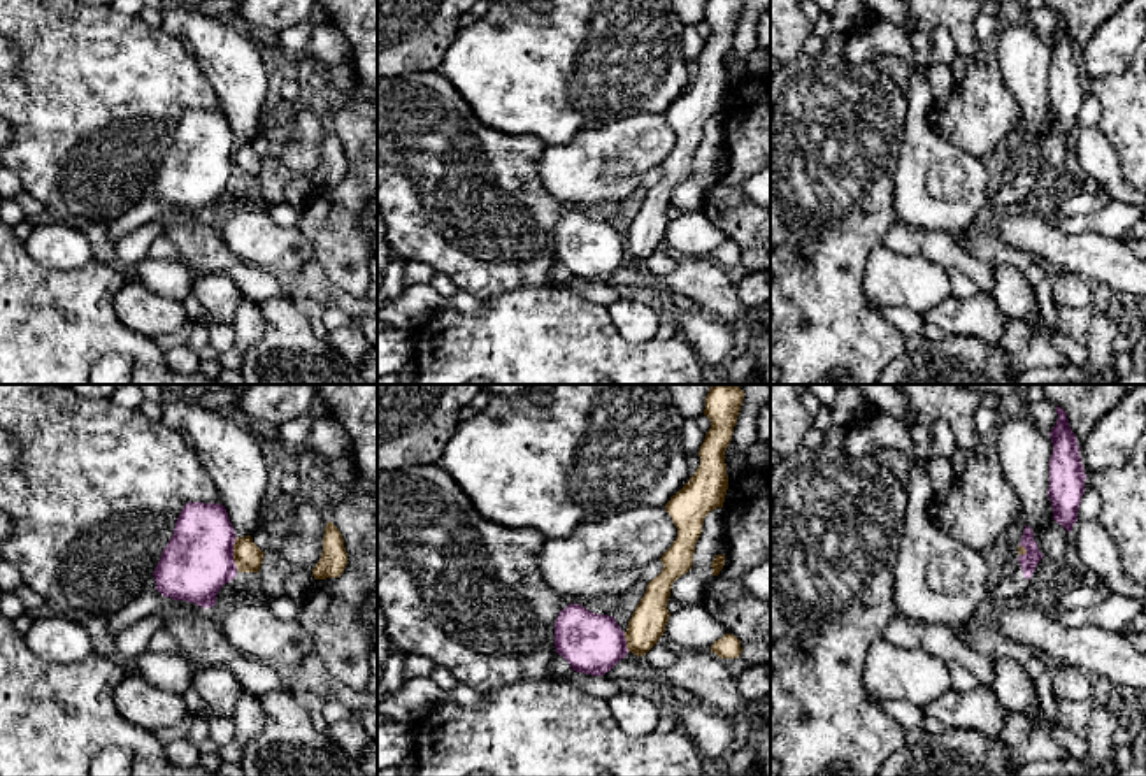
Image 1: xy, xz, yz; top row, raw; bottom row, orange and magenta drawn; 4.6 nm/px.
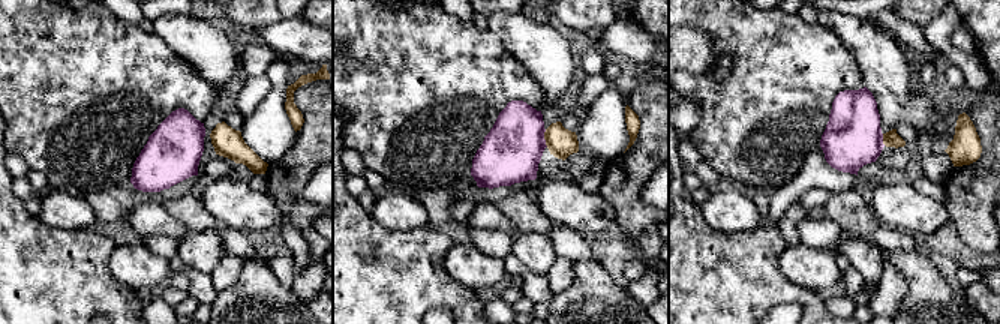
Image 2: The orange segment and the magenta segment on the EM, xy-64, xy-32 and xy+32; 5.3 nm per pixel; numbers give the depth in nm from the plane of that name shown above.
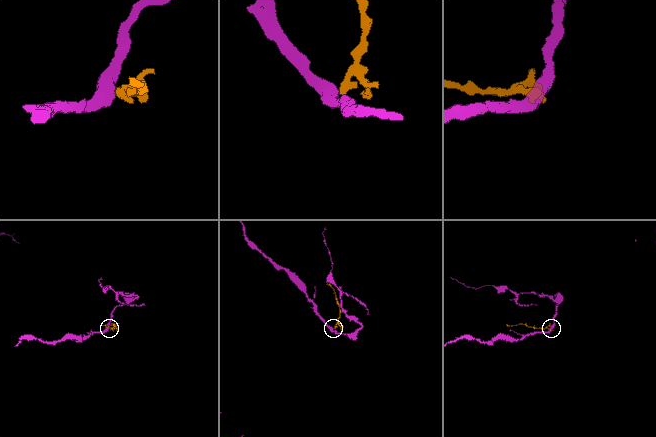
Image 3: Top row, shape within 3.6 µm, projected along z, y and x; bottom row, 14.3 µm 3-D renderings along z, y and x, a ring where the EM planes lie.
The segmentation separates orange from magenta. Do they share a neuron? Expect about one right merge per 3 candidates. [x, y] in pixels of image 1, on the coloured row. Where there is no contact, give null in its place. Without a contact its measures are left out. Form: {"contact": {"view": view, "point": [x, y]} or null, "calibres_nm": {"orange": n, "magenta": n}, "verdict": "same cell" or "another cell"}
{"contact": {"view": "xy", "point": [234, 553]}, "calibres_nm": {"orange": 130, "magenta": 320}, "verdict": "another cell"}

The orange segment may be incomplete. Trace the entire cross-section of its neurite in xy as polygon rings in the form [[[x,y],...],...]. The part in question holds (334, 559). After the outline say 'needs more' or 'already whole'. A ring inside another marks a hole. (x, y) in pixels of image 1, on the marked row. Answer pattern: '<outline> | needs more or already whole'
[[[328,521],[323,537],[323,553],[312,569],[314,579],[339,578],[347,565],[347,553],[339,528]]] | already whole

